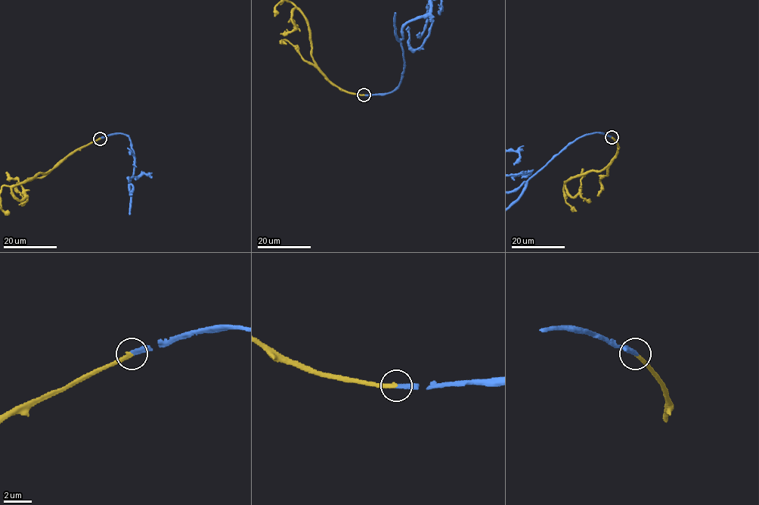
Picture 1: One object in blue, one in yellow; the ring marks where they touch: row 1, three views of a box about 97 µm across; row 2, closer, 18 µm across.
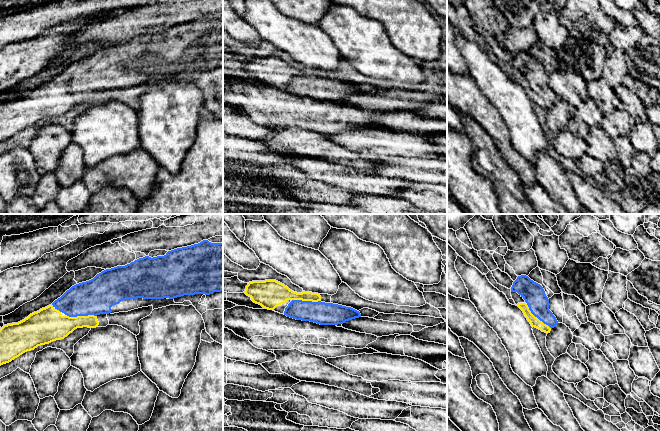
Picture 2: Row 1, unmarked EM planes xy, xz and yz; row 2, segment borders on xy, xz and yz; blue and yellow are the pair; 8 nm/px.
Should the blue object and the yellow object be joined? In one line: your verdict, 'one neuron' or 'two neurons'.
one neuron

